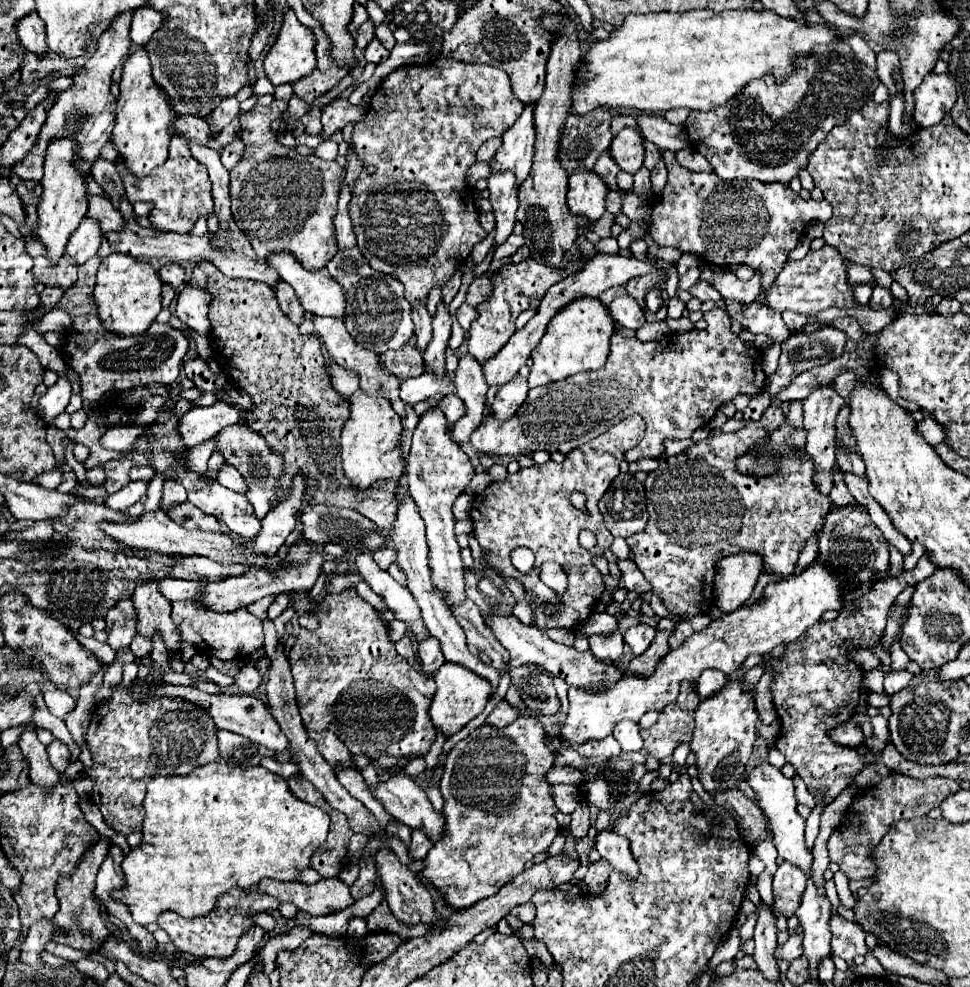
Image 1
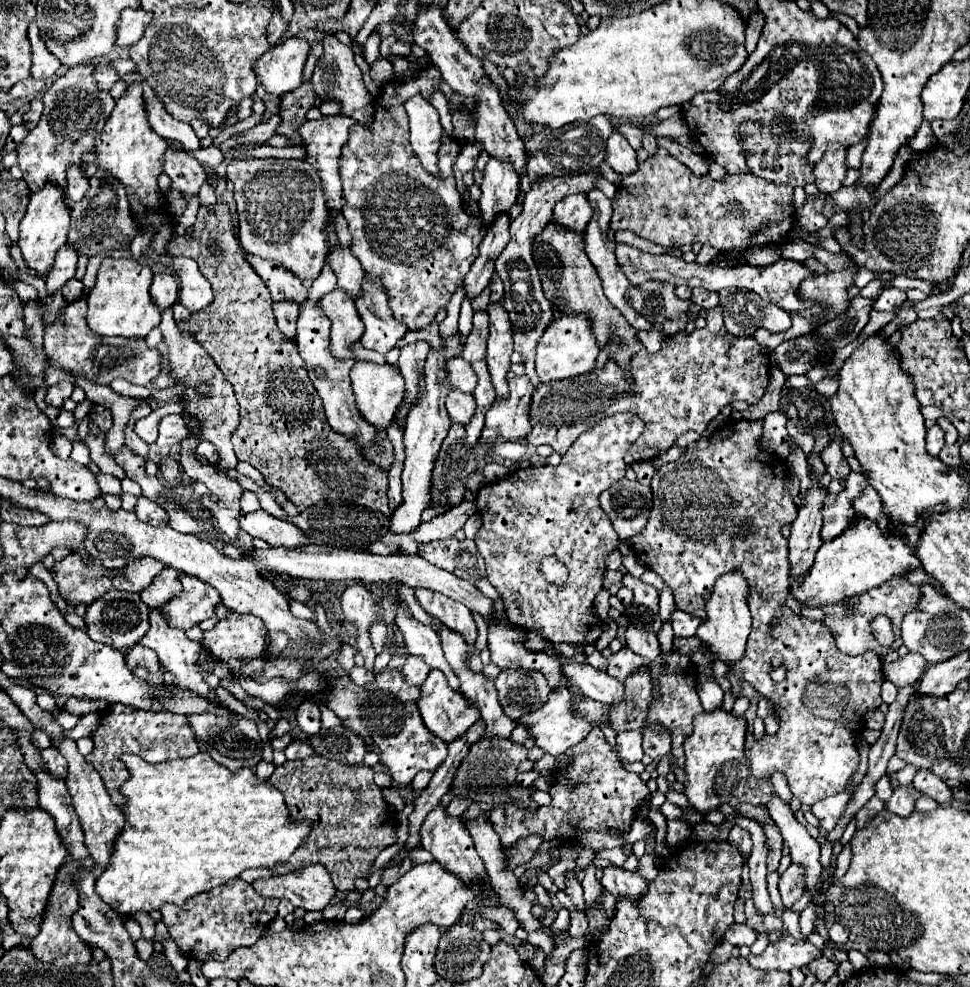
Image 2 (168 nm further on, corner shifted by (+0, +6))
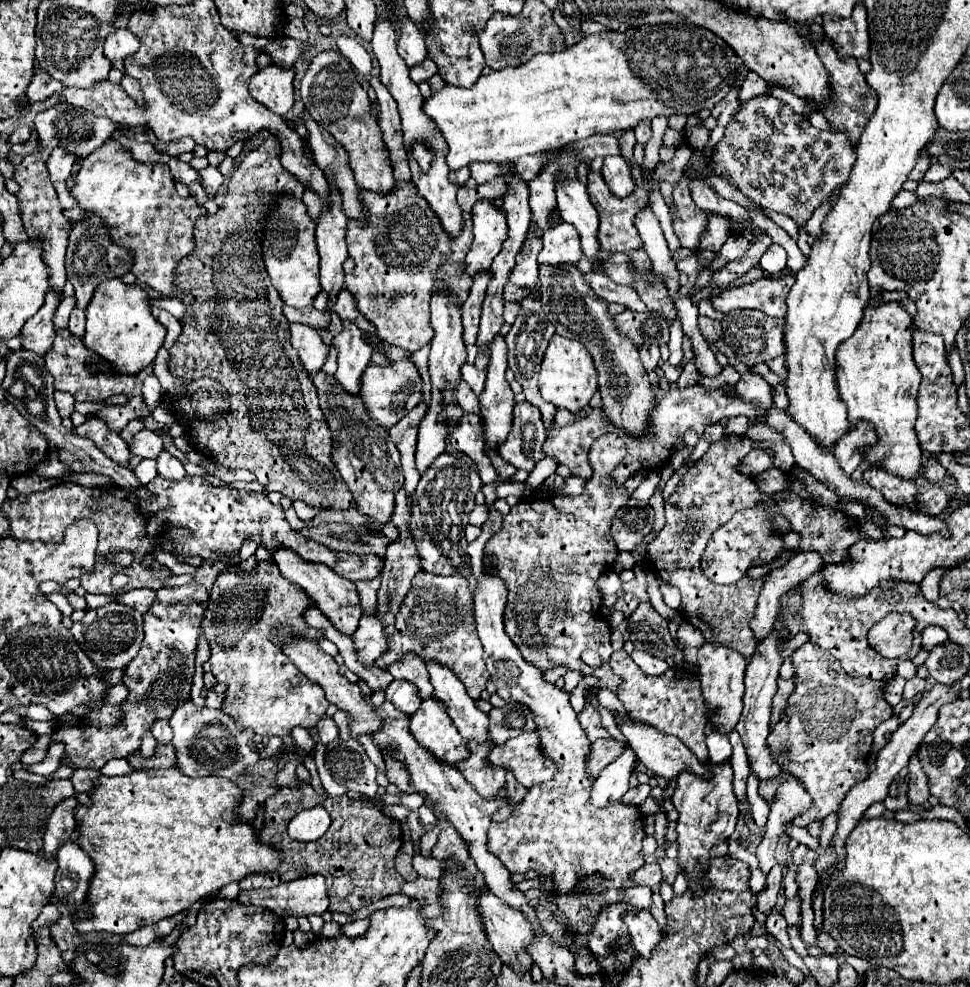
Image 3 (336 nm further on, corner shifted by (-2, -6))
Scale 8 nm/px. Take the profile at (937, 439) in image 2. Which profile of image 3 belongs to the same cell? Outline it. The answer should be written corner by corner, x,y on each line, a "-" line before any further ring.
931,456
929,462
927,462
927,468
923,470
923,474
925,474
925,478
927,478
929,482
939,482
939,480
945,478
945,468
937,462
935,456

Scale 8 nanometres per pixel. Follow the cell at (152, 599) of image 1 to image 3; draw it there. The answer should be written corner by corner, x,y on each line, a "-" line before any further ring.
183,700
177,710
173,712
169,720
173,728
173,746
177,752
179,770
187,776
221,776
235,780
239,778
247,768
255,766
261,756
257,750
253,750
253,736
255,732
251,728
241,730
235,720
225,714
223,710
215,708
197,708
193,700

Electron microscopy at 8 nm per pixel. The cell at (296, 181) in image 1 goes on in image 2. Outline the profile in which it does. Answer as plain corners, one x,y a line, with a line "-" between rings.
233,160
227,166
227,178
235,184
239,242
245,252
279,262
299,280
315,280
329,252
323,230
329,208
315,168
305,160

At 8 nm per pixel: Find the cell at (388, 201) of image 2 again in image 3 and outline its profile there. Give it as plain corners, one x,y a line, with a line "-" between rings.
397,180
387,194
361,188
359,200
363,202
365,218
347,220
345,240
349,256
355,260
355,270
345,276
345,286
381,340
417,352
433,338
429,302
435,282
443,282
451,290
457,306
467,300
473,276
465,274
465,256
473,242
473,232
463,228
459,236
449,236
413,180

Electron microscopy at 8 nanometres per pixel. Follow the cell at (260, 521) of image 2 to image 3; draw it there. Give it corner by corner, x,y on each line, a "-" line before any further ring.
277,546
273,550
273,564
279,568
283,578
287,578
289,582
301,586
309,594
309,598
315,602
315,606
319,610
323,610
323,614
327,614
327,618
335,624
335,628
339,628
343,634
353,634
357,630
359,620
361,620
361,604
359,604
357,588
351,580
345,580
343,576
335,574
329,566
325,566
321,562
303,560
289,546

